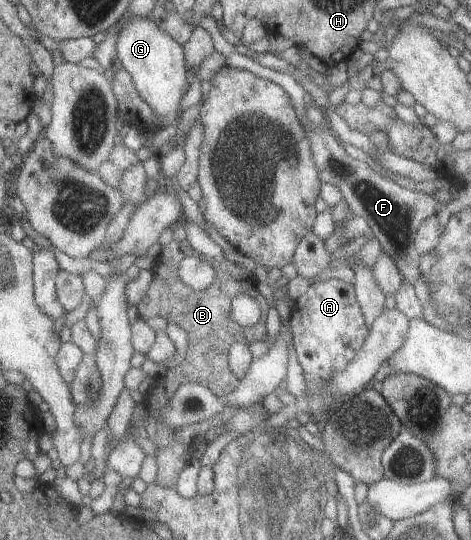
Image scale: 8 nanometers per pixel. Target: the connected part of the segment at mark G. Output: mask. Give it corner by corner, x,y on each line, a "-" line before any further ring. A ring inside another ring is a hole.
128,17
116,33
114,49
121,67
130,74
136,93
142,101
146,101
146,105
158,119
159,127
164,128
176,122
181,114
180,99
186,93
190,82
181,45
156,27
151,18

